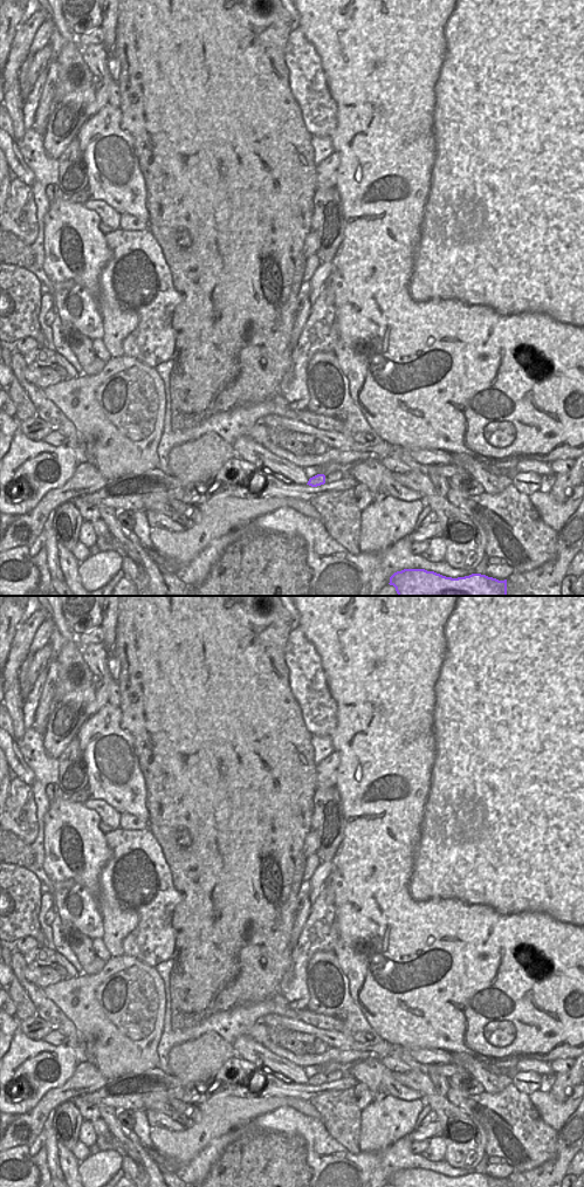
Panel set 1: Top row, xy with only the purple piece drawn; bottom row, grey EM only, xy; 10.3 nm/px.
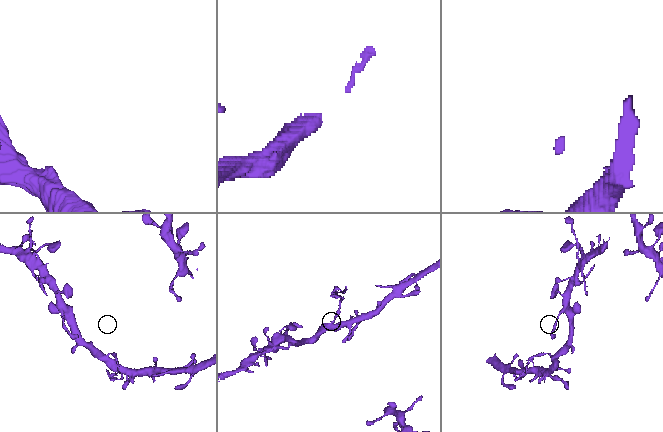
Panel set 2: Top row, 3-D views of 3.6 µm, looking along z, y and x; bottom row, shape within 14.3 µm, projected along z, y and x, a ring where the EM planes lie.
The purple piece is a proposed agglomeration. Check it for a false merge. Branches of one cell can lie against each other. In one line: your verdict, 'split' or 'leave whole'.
split

